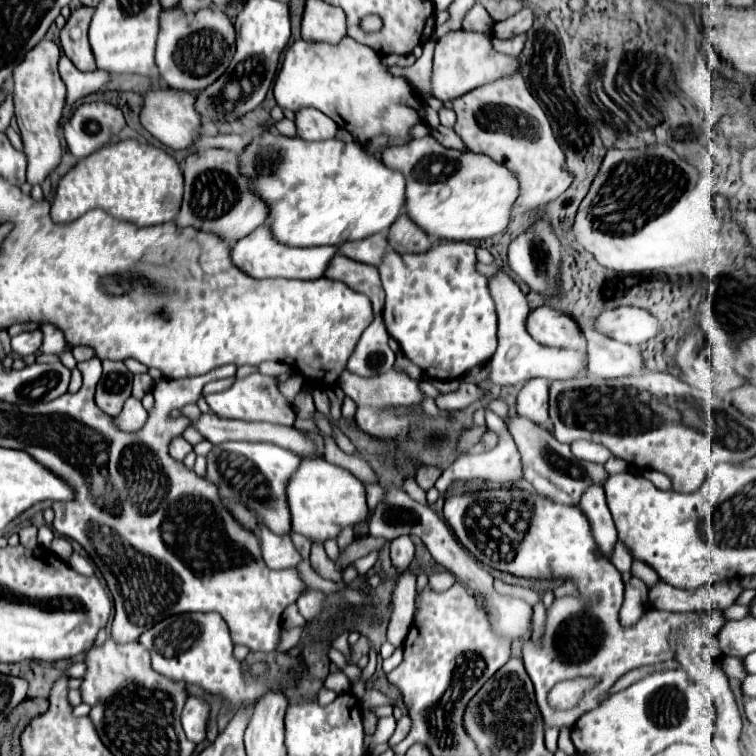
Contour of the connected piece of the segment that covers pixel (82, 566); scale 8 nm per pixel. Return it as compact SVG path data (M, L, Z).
M74 552L74 554L70 556L68 564L70 564L78 574L84 574L84 576L92 576L92 574L94 574L92 564L90 564L86 558L82 558L78 552Z

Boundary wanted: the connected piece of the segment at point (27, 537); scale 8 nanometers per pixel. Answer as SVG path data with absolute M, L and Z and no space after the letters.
M26 526L26 528L22 528L18 534L20 534L20 542L22 542L22 544L26 544L28 548L34 548L34 546L38 544L38 529L35 526Z

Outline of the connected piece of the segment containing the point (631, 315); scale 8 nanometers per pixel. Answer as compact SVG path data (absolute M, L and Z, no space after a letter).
M622 306L598 314L594 318L594 330L618 342L636 346L640 342L654 338L660 330L660 324L650 312L642 308Z

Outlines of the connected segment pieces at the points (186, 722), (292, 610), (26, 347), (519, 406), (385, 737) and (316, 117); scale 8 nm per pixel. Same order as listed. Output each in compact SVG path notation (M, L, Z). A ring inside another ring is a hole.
M190 696L184 712L182 712L182 726L192 742L202 742L206 738L206 722L210 714L210 704L198 696Z
M290 604L290 608L286 608L286 612L282 616L282 624L284 624L284 628L294 628L294 626L304 626L306 624L306 620L298 612L296 604Z
M32 330L32 332L22 332L18 336L12 338L12 352L18 356L28 356L28 354L36 354L40 344L42 344L44 336L42 330Z
M538 378L526 382L516 396L516 414L542 426L548 420L548 396L546 396L548 384L550 384L548 380Z
M392 716L380 718L376 732L368 738L368 746L366 746L366 748L372 752L372 748L374 748L376 744L380 744L380 742L388 742L390 736L392 736L392 732L394 732L394 728L396 728L396 722L394 722Z
M302 108L296 112L296 130L304 140L328 140L334 138L338 126L326 114L316 108Z

